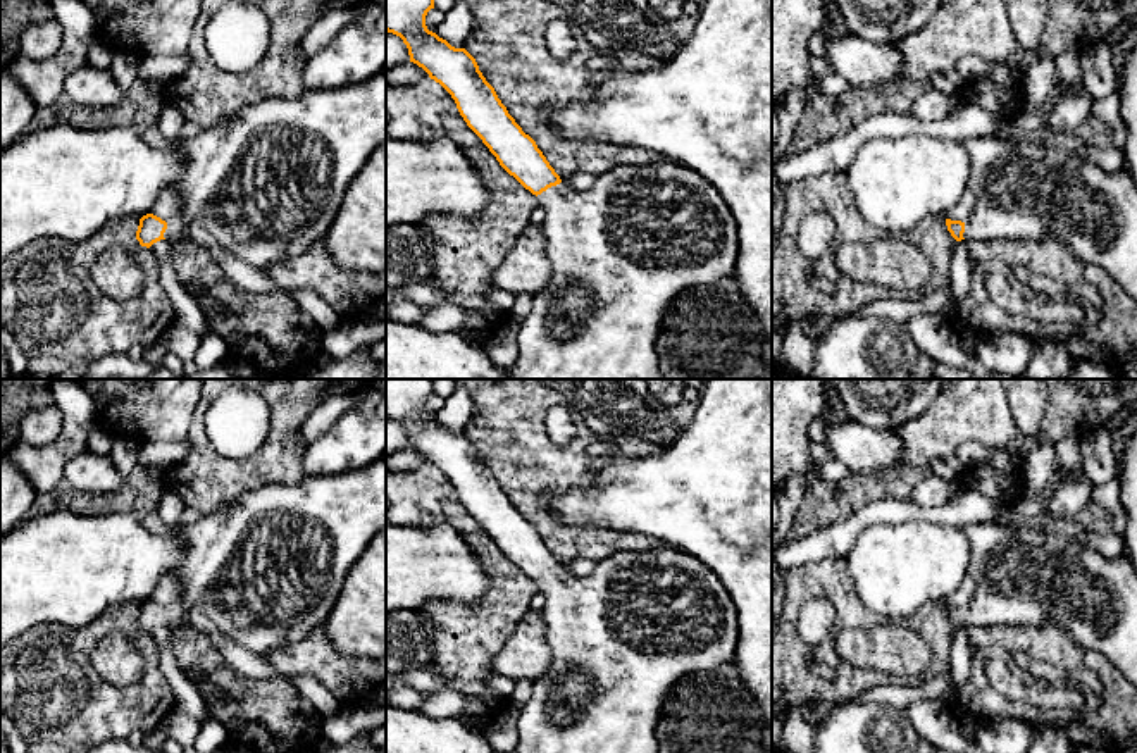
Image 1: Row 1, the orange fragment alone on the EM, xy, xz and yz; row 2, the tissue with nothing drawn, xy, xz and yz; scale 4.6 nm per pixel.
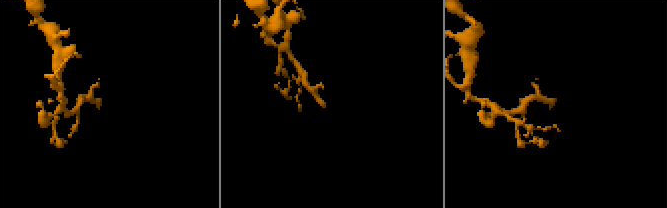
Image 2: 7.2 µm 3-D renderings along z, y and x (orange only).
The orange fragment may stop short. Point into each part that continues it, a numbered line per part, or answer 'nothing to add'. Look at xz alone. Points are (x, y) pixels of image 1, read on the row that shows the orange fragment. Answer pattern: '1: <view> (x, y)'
1: xz (621, 252)

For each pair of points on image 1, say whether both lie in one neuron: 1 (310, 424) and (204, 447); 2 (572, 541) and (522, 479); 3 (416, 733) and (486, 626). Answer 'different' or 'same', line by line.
1: different
2: same
3: different

